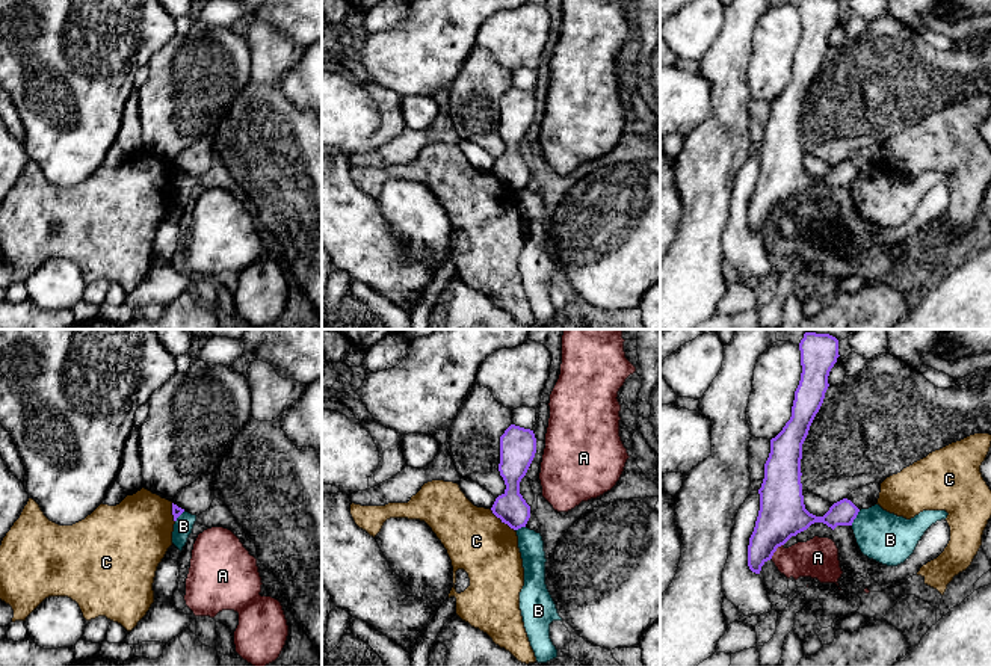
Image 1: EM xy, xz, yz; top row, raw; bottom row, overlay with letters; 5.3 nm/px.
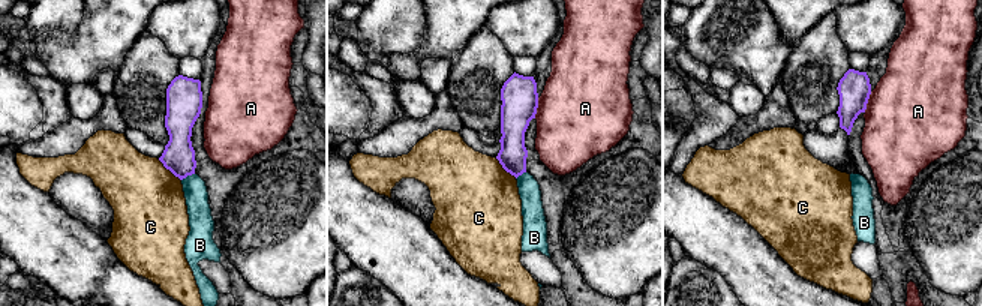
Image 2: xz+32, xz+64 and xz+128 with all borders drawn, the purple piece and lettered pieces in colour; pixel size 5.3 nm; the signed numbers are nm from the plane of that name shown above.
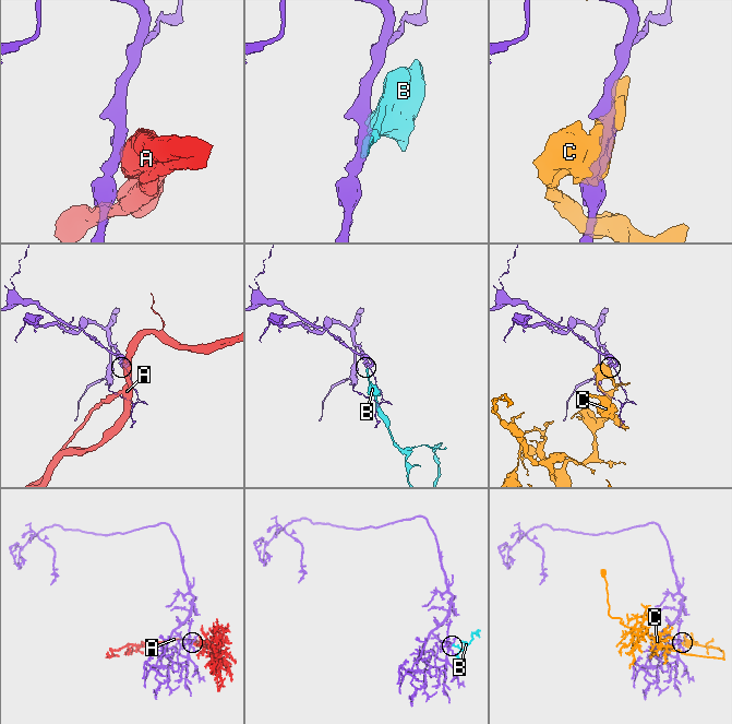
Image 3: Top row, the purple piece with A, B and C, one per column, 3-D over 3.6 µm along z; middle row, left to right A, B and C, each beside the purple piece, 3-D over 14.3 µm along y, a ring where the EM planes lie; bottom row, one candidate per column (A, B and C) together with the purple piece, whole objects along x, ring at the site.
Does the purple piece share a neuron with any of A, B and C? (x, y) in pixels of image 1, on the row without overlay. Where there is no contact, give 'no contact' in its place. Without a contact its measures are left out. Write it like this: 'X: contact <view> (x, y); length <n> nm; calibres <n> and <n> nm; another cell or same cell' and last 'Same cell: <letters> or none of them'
A: contact yz (775, 212); length 100 nm; calibres 240 and 220 nm; another cell
B: contact yz (855, 178); length 90 nm; calibres 140 and 260 nm; another cell
C: contact xz (502, 181); length 180 nm; calibres 170 and 340 nm; another cell
Same cell: none of them

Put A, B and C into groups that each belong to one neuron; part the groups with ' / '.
A / B / C

